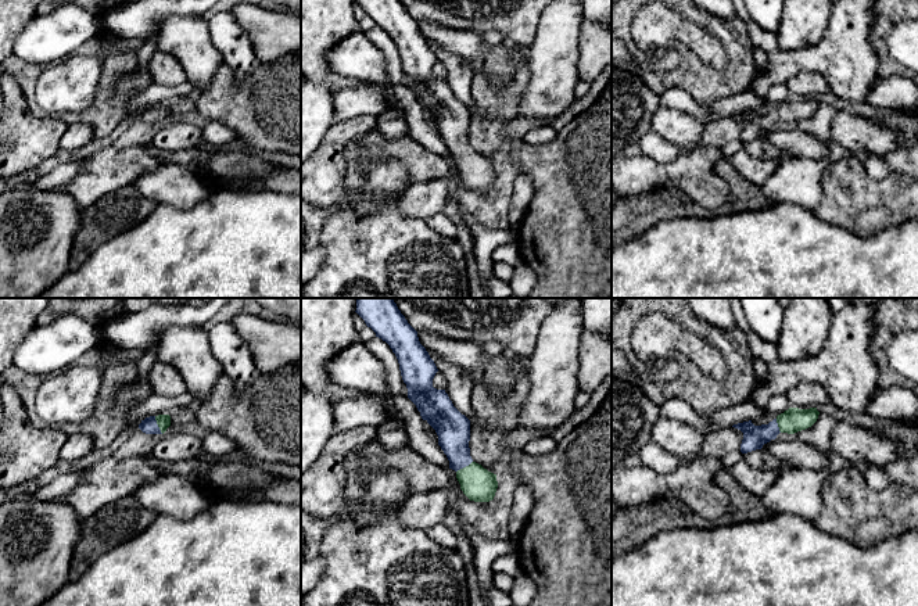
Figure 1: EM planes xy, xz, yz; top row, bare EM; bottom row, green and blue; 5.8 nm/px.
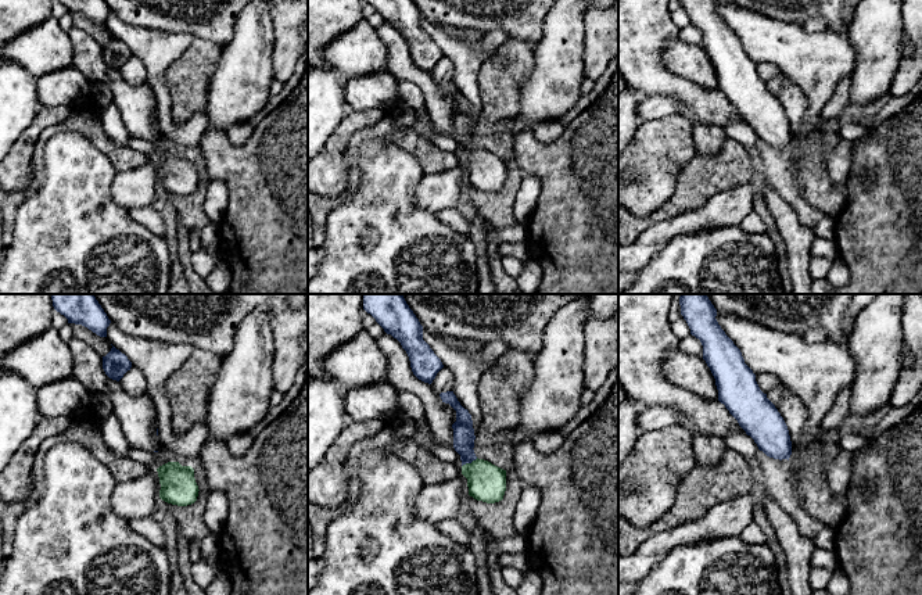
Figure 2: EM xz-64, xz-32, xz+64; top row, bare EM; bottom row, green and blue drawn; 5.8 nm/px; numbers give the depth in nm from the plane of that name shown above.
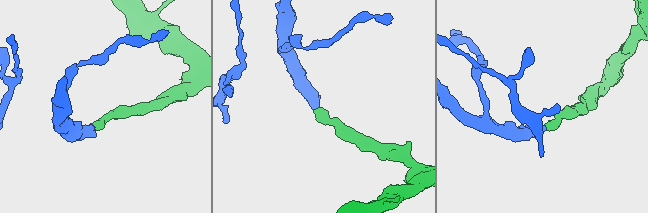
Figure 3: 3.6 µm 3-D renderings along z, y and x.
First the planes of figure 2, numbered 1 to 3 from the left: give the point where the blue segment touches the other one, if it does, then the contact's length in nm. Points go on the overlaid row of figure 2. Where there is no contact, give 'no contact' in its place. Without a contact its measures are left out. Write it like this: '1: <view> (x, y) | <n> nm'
1: no contact
2: xz-32 (469, 463) | 110 nm
3: no contact

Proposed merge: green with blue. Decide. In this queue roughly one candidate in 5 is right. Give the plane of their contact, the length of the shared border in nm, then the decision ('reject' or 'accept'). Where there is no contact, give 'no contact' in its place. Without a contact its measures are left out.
meets green in xy; contact 120 nm long; accept

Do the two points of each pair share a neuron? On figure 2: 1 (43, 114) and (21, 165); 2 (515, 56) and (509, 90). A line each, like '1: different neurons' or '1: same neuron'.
1: same neuron
2: same neuron

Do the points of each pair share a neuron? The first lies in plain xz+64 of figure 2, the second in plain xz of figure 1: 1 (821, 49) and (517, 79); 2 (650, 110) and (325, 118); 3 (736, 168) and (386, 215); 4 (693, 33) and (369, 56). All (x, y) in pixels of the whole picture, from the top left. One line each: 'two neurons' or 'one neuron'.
1: two neurons
2: two neurons
3: two neurons
4: two neurons

